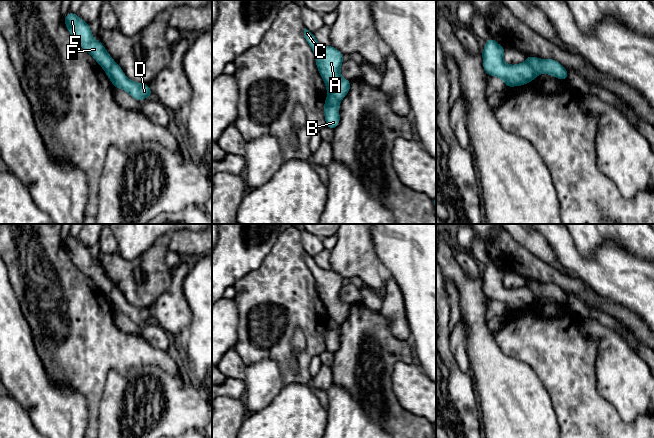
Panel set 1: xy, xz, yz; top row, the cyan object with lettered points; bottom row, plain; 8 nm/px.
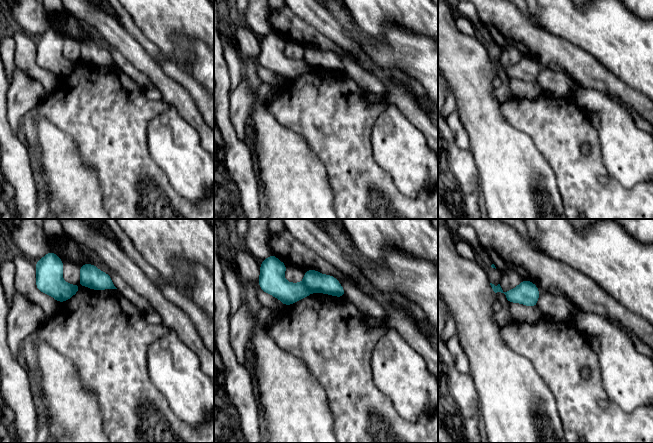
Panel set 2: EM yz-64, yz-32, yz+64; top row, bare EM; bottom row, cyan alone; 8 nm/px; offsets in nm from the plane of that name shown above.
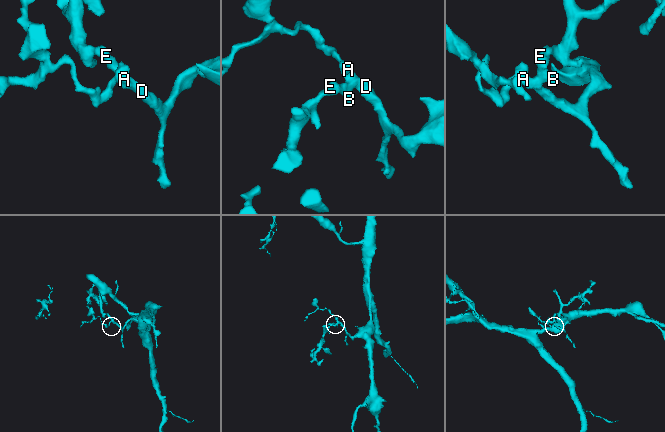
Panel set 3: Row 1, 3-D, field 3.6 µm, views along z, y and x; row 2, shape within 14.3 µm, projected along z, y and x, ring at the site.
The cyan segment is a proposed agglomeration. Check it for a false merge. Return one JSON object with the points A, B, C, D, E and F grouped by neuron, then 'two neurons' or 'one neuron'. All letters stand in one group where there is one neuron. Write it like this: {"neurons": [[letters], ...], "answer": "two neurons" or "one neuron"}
{"neurons": [["A", "C", "D"], ["B", "E", "F"]], "answer": "two neurons"}

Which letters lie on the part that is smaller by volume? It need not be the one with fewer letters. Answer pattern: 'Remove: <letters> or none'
Remove: B, E, F

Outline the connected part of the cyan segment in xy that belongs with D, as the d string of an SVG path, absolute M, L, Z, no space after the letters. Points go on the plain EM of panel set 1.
M114 285L110 293L106 294L107 301L115 312L121 312L129 317L135 324L141 325L153 321L149 309L136 307L126 301L121 291Z

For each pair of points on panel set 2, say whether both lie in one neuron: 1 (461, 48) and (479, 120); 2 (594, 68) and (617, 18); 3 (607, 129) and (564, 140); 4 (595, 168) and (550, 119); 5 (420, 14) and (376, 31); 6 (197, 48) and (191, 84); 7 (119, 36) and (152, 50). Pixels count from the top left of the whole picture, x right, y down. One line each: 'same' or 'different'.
1: same
2: different
3: different
4: same
5: same
6: different
7: different

